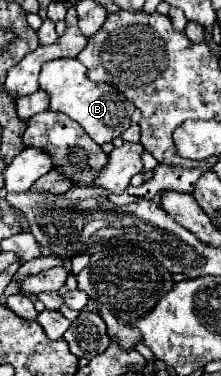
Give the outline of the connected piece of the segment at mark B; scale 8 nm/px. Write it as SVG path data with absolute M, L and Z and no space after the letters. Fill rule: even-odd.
M54 59L42 67L40 73L40 89L50 95L50 109L66 113L72 121L80 123L80 127L98 143L110 143L120 137L130 127L130 117L134 113L132 101L128 101L118 89L106 83L94 83L86 75L86 67L78 59Z

